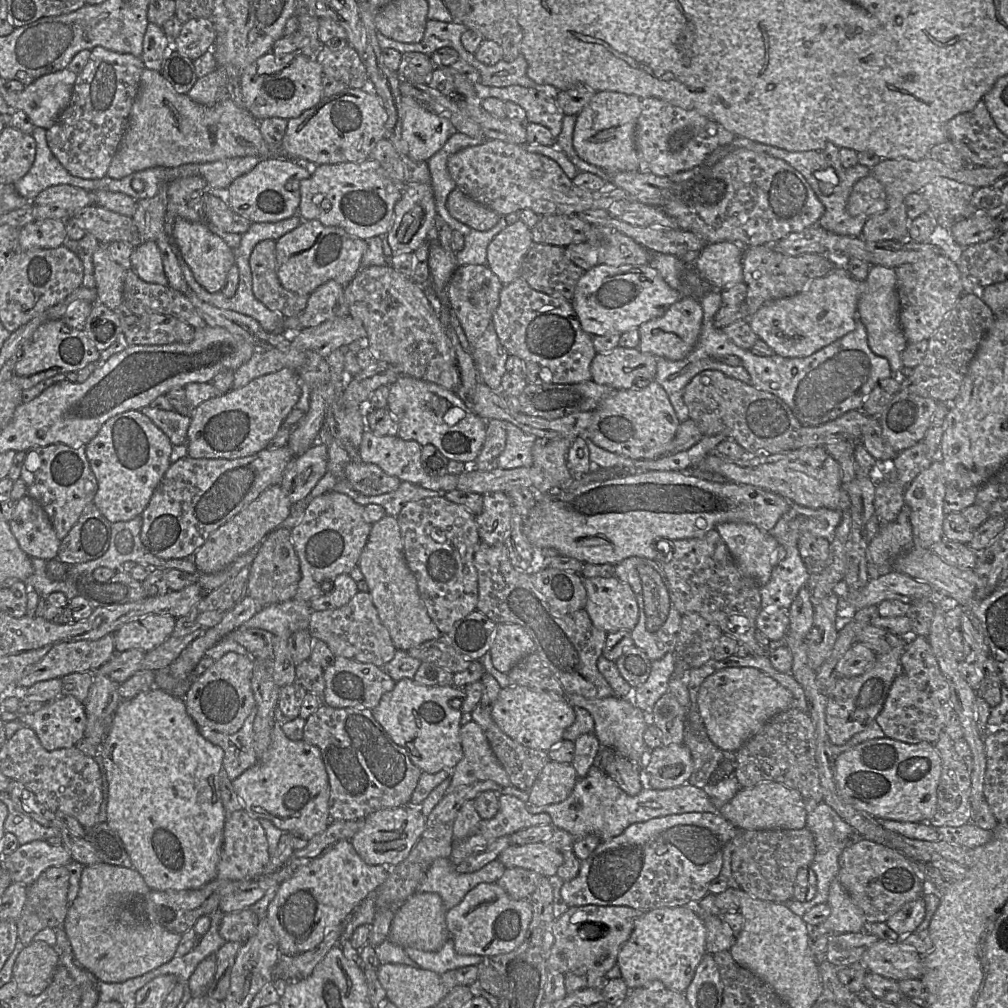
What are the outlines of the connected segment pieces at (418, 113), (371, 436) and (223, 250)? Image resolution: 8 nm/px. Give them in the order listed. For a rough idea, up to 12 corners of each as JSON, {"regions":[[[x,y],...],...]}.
{"regions":[[[402,96],[408,155],[427,162],[456,130]],[[362,434],[361,462],[423,488],[457,488],[458,475],[430,476],[415,440]],[[177,218],[172,241],[196,282],[221,291],[233,249],[204,221]]]}

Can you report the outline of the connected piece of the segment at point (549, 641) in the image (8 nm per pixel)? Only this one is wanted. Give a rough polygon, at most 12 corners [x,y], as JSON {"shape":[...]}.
{"shape":[[505,543],[474,554],[476,609],[522,626],[566,692],[615,696],[608,633],[553,610]]}

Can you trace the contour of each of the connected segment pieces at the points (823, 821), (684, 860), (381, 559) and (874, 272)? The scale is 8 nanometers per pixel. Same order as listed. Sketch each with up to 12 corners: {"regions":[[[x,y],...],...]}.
{"regions":[[[805,800],[817,890],[787,907],[802,916],[827,902],[843,850],[862,839],[824,801]],[[634,823],[562,883],[570,906],[694,906],[738,828]],[[395,517],[372,524],[357,567],[396,649],[442,635]],[[870,267],[858,313],[871,350],[900,378],[906,340],[896,268]]]}

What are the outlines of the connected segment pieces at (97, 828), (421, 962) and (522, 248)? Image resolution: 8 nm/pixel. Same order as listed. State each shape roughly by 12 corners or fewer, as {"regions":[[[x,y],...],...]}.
{"regions":[[[107,823],[84,838],[102,862],[132,868],[120,836]],[[452,939],[435,952],[403,948],[419,967],[438,975],[478,965],[484,958],[460,955]],[[520,219],[490,242],[487,266],[503,285],[521,277],[532,243]]]}

